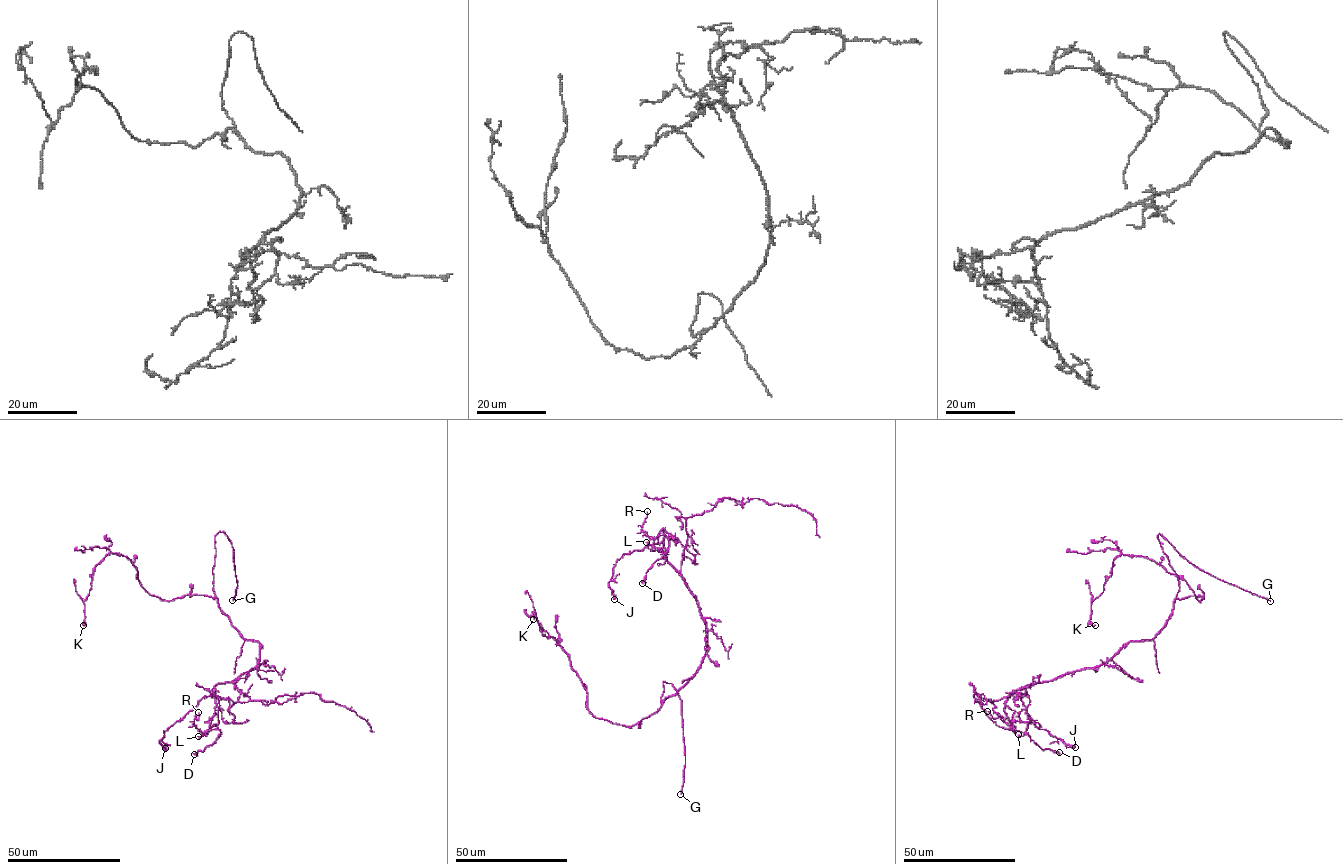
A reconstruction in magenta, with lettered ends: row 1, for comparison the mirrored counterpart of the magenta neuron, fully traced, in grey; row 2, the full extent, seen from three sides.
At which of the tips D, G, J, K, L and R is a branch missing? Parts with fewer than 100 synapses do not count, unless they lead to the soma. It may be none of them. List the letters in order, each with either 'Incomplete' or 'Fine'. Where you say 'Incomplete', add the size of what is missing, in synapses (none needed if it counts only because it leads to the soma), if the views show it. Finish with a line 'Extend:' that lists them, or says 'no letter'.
D: Fine
G: Incomplete
J: Fine
K: Fine
L: Fine
R: Fine
Extend: G

